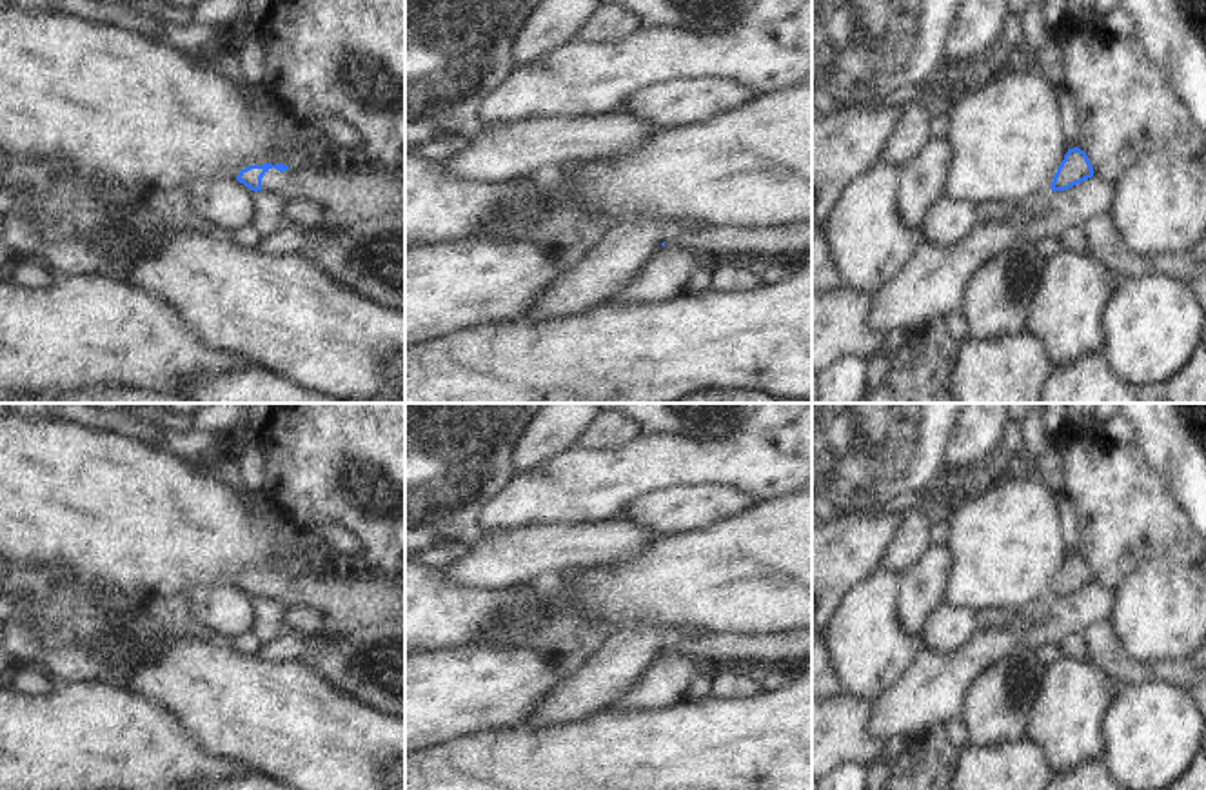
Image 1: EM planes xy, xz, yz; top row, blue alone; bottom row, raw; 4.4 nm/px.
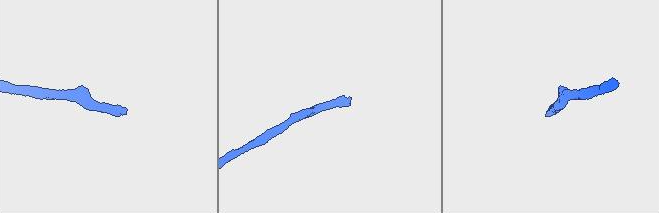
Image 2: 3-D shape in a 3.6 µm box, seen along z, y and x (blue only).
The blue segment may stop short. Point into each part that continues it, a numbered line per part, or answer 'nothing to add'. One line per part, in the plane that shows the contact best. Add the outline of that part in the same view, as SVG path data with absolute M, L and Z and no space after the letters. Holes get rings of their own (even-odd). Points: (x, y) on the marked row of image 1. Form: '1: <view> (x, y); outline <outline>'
nothing to add

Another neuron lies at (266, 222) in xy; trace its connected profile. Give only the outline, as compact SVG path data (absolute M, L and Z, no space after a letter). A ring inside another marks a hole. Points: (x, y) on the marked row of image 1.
M258 191L254 194L254 218L251 229L260 236L267 238L274 234L280 227L280 205L282 198Z

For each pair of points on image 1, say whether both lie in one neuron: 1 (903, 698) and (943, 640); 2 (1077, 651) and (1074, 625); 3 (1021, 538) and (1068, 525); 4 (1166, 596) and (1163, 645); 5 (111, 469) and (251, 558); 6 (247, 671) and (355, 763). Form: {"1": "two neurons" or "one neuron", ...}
{"1": "two neurons", "2": "two neurons", "3": "two neurons", "4": "one neuron", "5": "one neuron", "6": "one neuron"}

